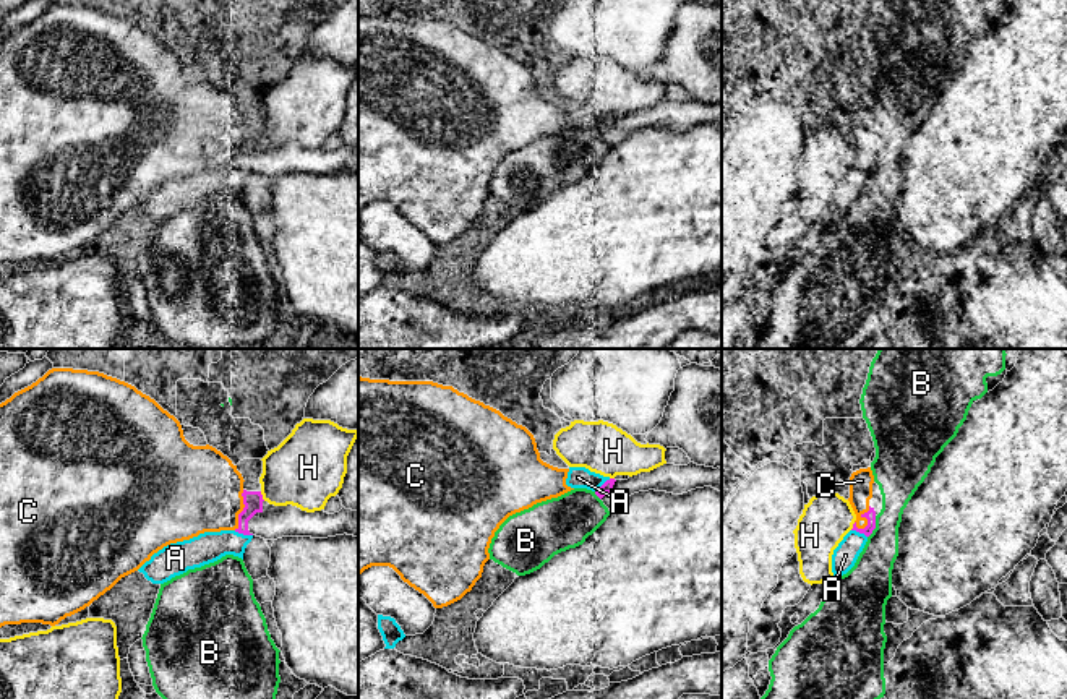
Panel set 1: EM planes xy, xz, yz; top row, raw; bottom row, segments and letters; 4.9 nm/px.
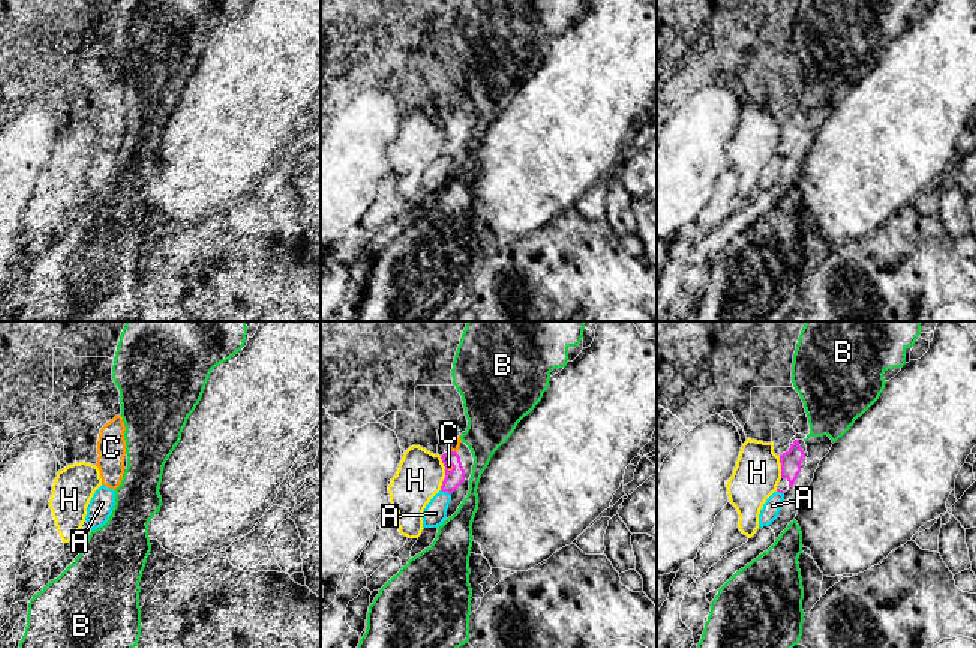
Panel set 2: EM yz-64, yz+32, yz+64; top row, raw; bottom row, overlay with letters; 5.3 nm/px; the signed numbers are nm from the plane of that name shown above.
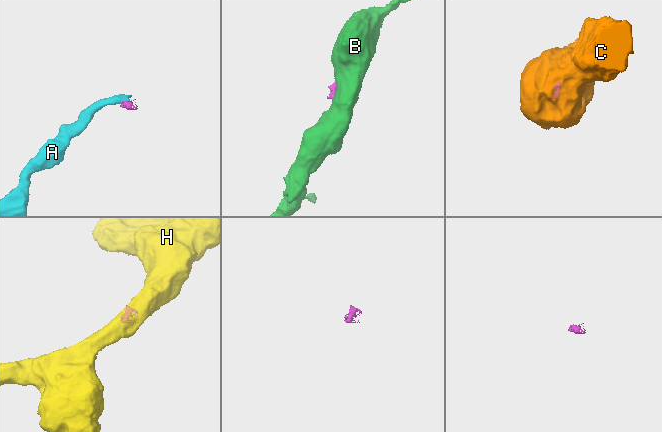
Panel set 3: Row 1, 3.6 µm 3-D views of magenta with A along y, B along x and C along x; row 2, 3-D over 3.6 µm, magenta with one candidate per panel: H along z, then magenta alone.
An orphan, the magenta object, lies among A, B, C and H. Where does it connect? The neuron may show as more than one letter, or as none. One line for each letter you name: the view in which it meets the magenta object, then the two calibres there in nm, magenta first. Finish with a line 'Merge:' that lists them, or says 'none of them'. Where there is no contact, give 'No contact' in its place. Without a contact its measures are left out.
C: Touches magenta in xy. Thickness 100 nm (magenta) against 420 nm
Merge: C

